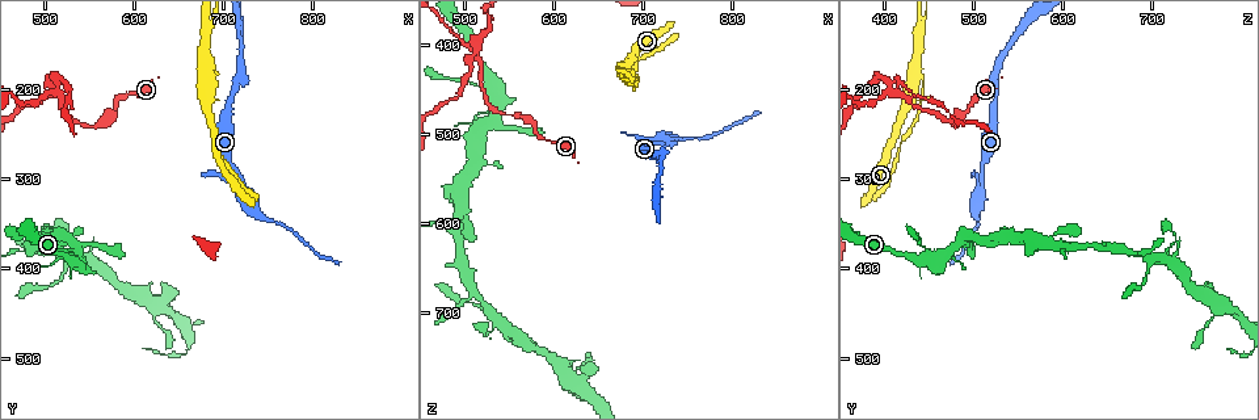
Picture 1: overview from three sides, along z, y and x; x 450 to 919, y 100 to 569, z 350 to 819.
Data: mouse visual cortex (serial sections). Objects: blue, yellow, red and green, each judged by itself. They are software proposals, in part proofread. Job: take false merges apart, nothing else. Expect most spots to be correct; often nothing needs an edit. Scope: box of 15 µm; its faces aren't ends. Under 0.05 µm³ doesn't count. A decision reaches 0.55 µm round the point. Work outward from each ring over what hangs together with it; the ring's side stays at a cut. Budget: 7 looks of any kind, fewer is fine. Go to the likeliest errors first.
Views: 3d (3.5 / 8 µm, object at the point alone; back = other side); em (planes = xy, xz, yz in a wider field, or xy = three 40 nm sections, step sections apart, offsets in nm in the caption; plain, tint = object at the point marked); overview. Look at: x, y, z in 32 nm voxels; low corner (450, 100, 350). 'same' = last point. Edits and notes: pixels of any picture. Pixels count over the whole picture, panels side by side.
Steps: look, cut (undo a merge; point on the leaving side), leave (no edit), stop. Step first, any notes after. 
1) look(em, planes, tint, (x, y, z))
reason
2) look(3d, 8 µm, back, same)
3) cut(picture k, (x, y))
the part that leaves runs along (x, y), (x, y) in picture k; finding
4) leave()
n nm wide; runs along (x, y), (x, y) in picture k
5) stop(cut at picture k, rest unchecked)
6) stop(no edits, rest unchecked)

look(3d, 3.5 µm, back, (515, 200, 405))
sharp bend

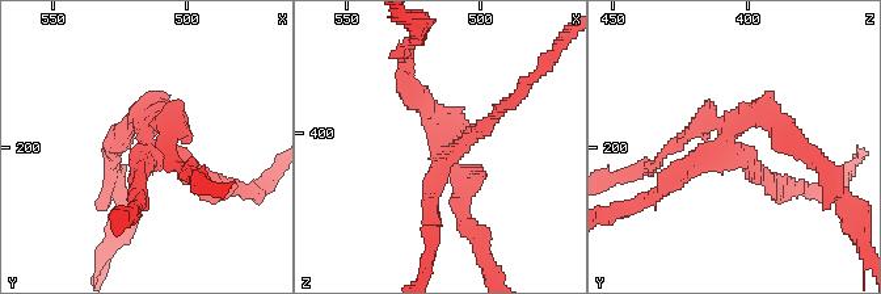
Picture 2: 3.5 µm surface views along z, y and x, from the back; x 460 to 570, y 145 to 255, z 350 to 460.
look(em, xy, step 2, tint, (516, 196, 407))
4 arms; arms of 150, 200, 200, 200 nm; now the EM

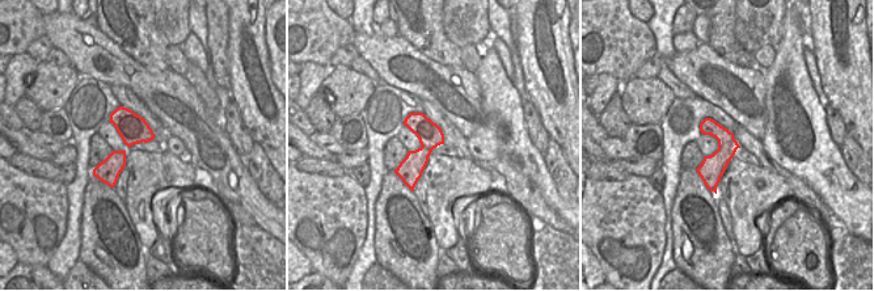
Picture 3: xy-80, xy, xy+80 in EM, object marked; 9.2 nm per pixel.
cut(picture 2, (116, 138))
the part that leaves runs along (150, 126), (134, 113), (113, 166) in picture 2; a second cell is stuck on

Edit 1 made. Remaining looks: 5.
look(3d, 3.5 µm, (690, 250, 415))
arms part here

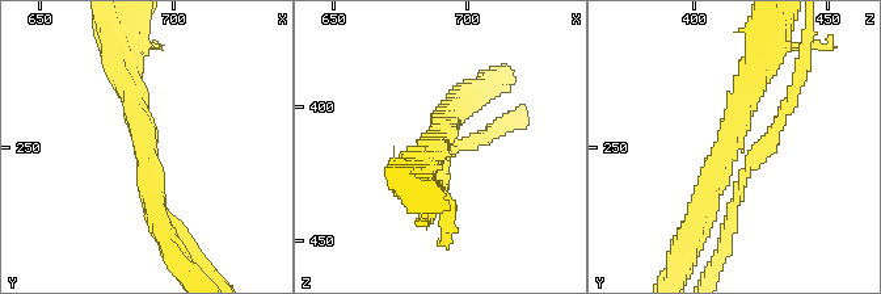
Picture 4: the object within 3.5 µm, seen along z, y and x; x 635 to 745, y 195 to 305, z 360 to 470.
look(em, xy, step 1, tint, (689, 250, 414))

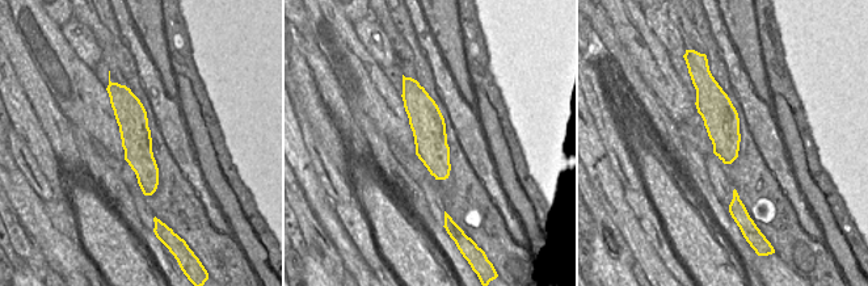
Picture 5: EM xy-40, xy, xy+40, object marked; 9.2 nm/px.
leave()
runs along (123, 89), (148, 192) in picture 5; all the same cell

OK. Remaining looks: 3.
look(3d, 3.5 µm, (680, 145, 440))
sudden change in width

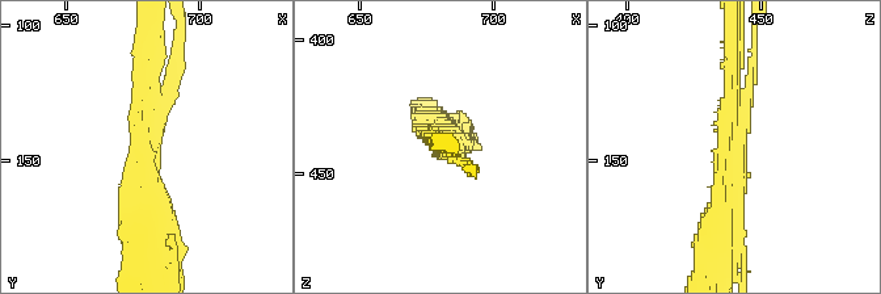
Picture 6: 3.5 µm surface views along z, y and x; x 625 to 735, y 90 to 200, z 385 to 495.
look(em, xy, step 1, tint, (680, 142, 441))
3 arms; arms of 100, 200, 400 nm

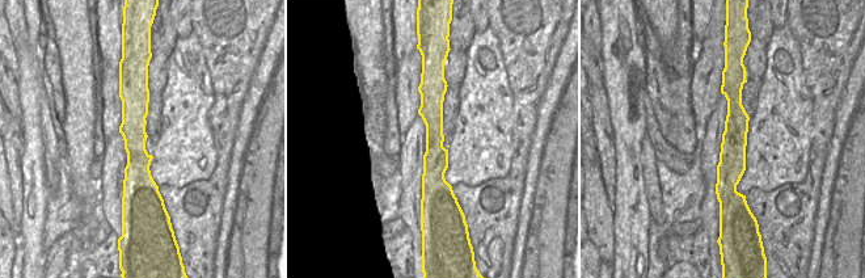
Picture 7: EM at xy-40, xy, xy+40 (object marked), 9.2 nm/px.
leave()
continuous, no second cell

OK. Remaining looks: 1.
stop(cut at picture 2, rest unchecked)

